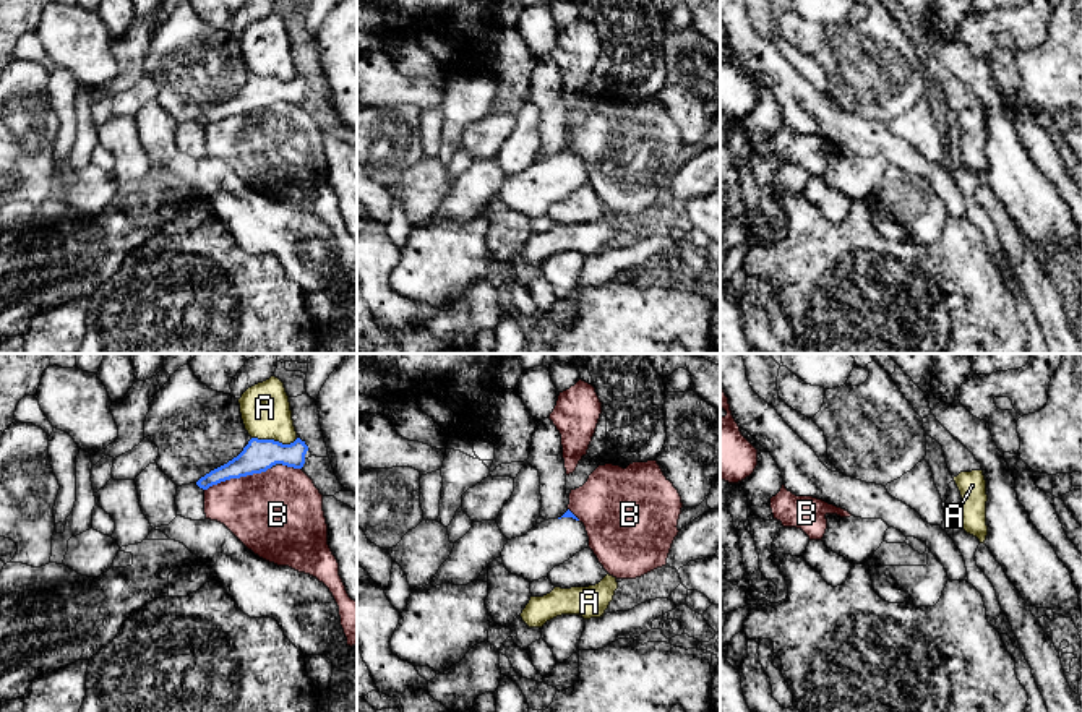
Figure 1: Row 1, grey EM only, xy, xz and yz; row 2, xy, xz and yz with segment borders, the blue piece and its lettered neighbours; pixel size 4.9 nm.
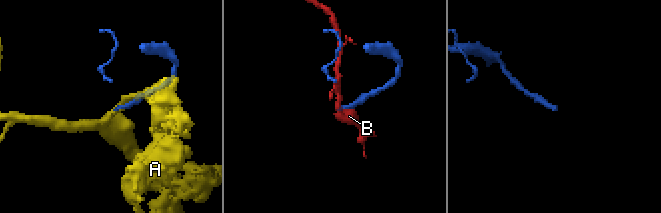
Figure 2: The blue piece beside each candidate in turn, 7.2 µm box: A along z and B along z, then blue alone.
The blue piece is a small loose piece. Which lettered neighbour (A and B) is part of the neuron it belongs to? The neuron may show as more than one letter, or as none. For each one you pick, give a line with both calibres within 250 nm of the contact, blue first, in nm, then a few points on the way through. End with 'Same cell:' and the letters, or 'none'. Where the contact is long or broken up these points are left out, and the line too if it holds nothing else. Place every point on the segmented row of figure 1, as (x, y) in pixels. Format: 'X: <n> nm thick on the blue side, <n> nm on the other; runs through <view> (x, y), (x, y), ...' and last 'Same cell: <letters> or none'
Same cell: none

